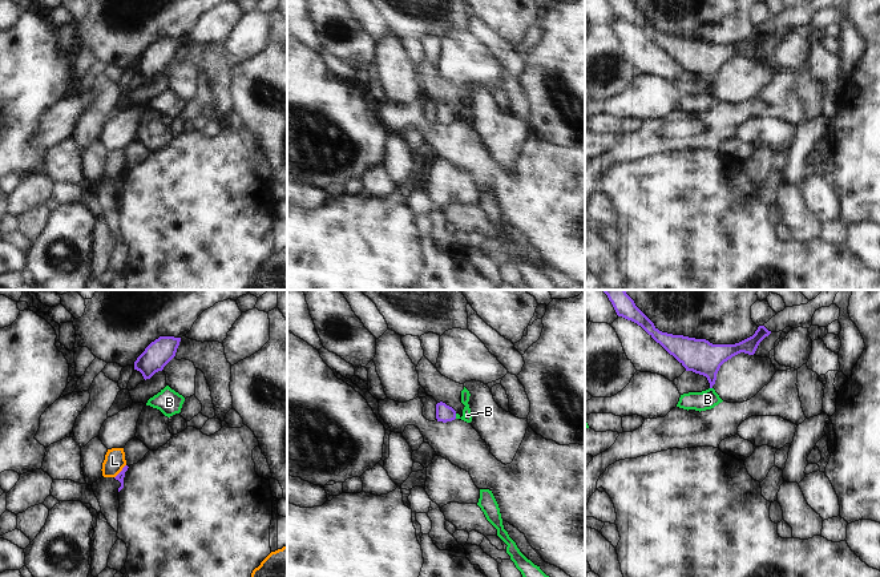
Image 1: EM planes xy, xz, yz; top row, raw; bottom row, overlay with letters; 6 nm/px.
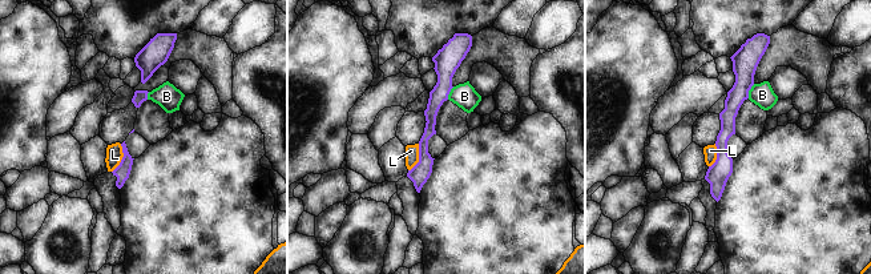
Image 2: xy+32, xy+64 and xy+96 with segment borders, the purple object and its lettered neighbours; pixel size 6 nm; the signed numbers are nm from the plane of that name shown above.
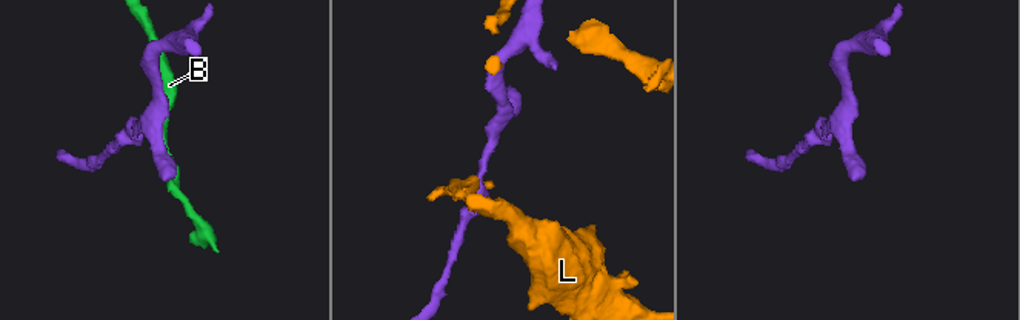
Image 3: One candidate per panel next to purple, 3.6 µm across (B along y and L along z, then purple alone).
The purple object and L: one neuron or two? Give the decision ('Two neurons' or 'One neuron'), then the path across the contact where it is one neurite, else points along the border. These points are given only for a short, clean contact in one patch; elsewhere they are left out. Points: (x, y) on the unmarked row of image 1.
Two neurons. Boundary: xy (125, 166), (114, 180).

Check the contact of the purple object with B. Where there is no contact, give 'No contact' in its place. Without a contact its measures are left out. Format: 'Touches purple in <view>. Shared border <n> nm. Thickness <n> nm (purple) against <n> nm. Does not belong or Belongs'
Touches purple in xz. Shared border 30 nm. Thickness 100 nm (purple) against 60 nm. Does not belong.

